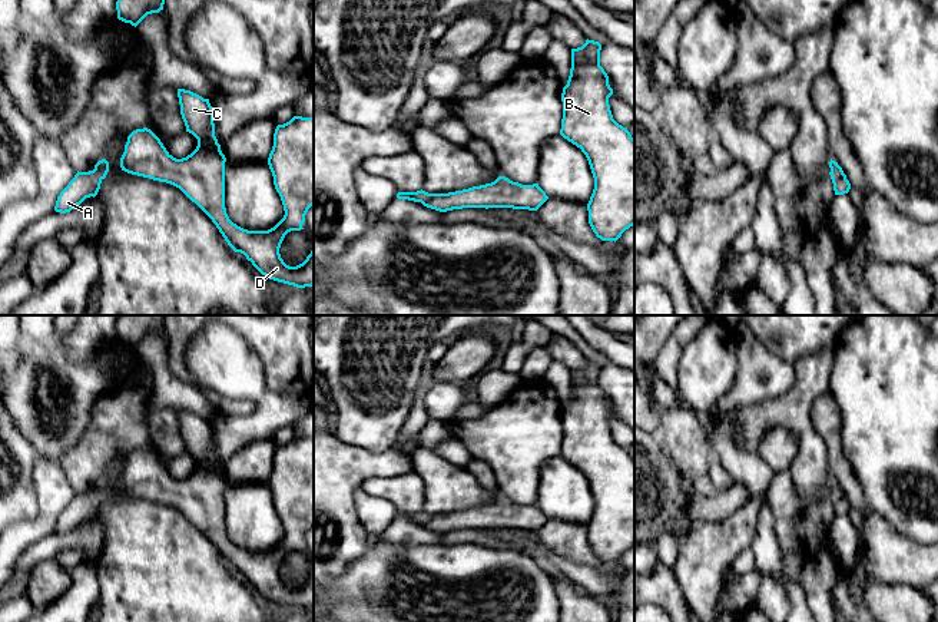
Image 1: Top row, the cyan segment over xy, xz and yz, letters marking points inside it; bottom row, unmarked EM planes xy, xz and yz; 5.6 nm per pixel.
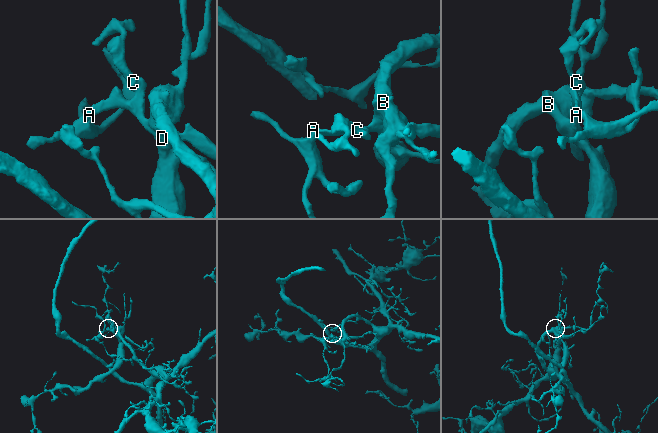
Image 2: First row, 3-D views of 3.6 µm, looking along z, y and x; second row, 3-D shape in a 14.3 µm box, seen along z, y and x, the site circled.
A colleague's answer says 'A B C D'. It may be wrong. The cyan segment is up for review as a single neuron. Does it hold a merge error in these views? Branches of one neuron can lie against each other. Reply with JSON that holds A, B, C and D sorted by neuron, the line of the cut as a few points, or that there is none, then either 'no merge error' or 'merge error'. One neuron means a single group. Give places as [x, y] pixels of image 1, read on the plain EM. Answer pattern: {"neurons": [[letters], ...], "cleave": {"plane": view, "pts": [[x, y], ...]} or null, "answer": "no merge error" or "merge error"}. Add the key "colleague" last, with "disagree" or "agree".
{"neurons": [["A", "B", "C", "D"]], "cleave": null, "answer": "no merge error", "colleague": "agree"}

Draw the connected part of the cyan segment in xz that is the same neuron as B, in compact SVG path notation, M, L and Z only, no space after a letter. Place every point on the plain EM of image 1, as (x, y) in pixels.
M586 361L581 368L571 370L571 390L563 408L563 440L560 456L586 476L594 510L587 525L589 545L601 562L617 562L634 546L634 460L611 436L609 418L613 410L609 397L600 387L601 365Z

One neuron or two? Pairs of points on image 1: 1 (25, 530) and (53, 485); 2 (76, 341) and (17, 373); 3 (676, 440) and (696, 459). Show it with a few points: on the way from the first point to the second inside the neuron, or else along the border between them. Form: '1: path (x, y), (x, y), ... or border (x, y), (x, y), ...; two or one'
1: path (37, 523), (49, 512), (53, 498); one
2: border (56, 338), (75, 359), (88, 359), (95, 353); two
3: path (680, 443), (692, 455); one

